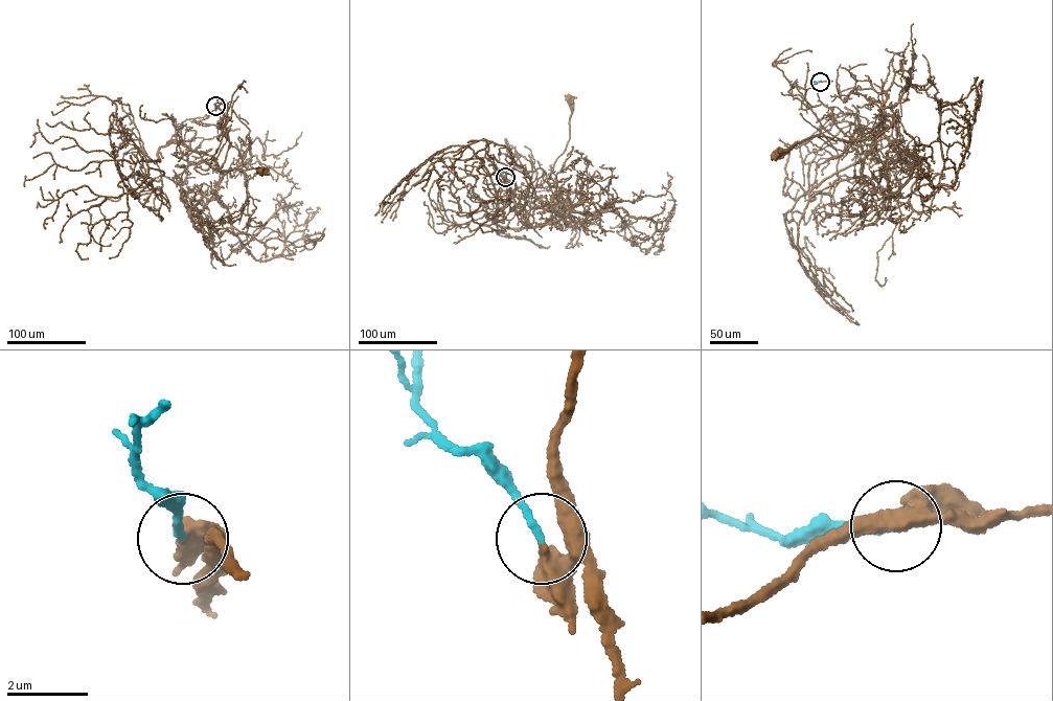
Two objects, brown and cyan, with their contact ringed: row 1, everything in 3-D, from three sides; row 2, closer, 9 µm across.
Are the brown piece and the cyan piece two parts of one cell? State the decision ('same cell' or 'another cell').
same cell

